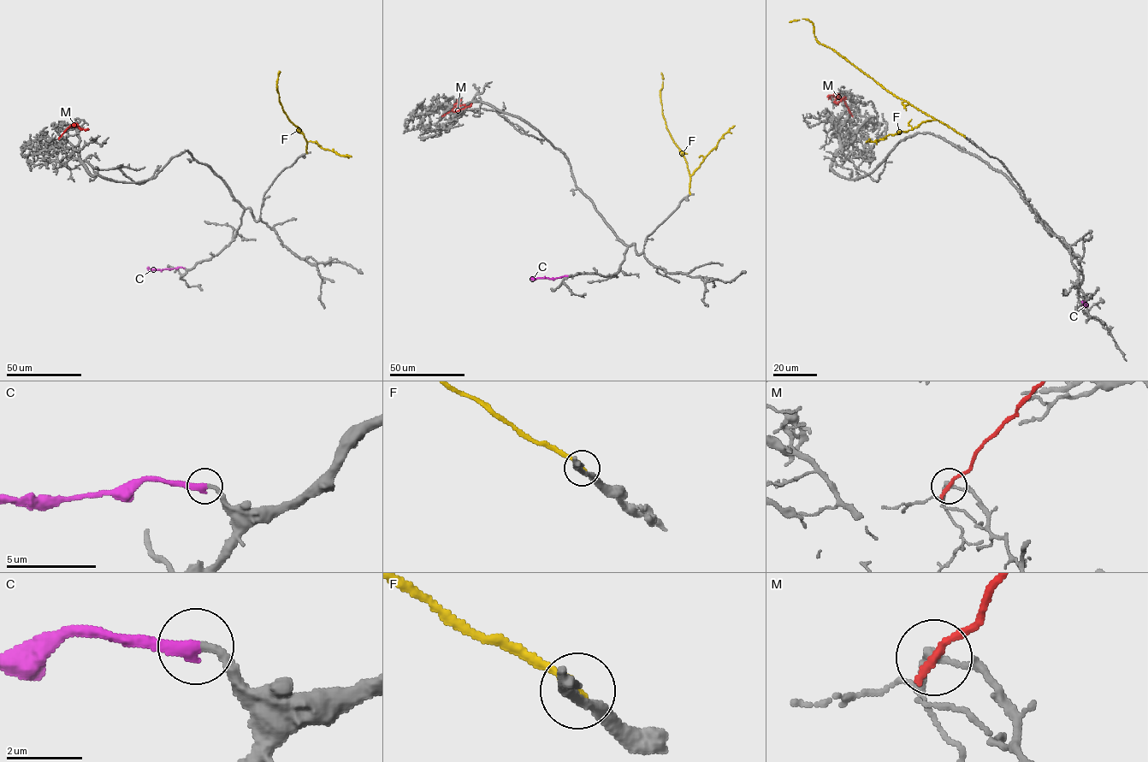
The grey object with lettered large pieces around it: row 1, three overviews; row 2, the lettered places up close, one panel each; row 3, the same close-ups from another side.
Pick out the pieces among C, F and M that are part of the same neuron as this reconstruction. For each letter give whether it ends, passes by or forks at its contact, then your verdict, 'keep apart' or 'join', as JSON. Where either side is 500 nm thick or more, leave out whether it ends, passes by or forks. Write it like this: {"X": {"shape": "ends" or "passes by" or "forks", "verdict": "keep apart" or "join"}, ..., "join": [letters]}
{"C": {"shape": "ends", "verdict": "join"}, "F": {"shape": "ends", "verdict": "keep apart"}, "M": {"shape": "ends", "verdict": "keep apart"}, "join": ["C"]}

